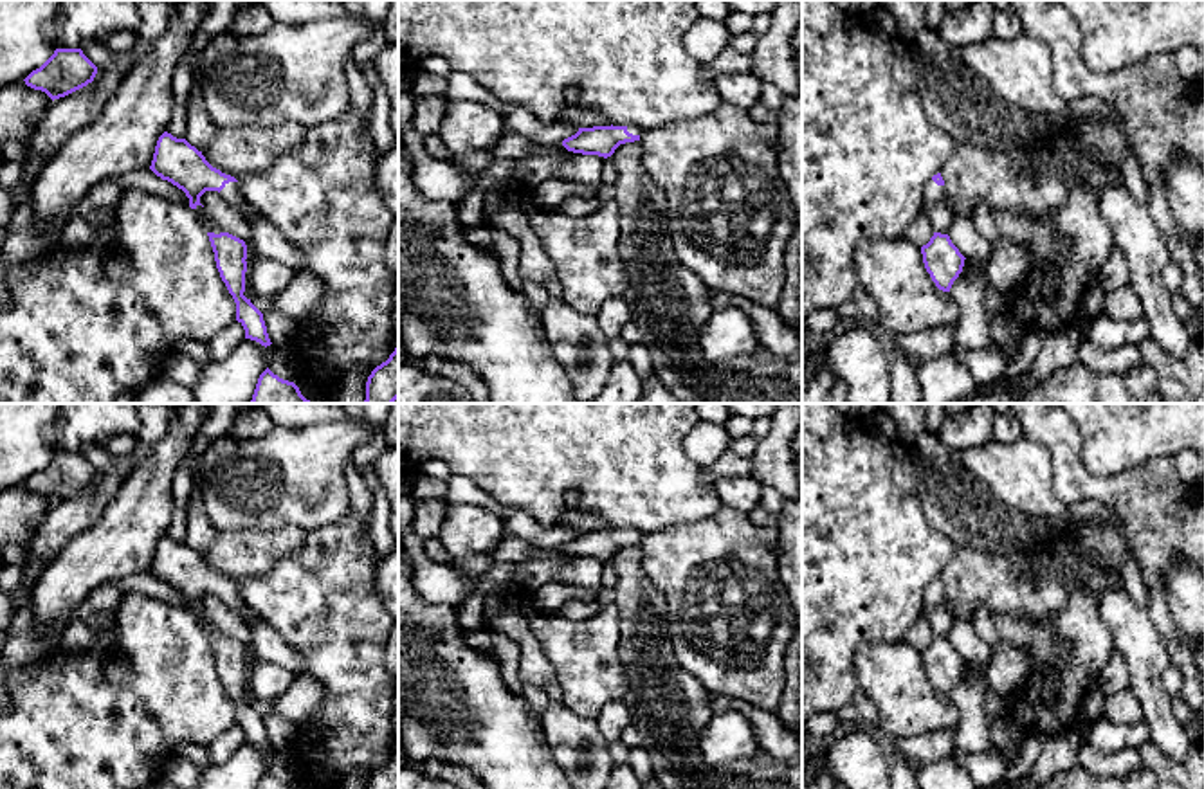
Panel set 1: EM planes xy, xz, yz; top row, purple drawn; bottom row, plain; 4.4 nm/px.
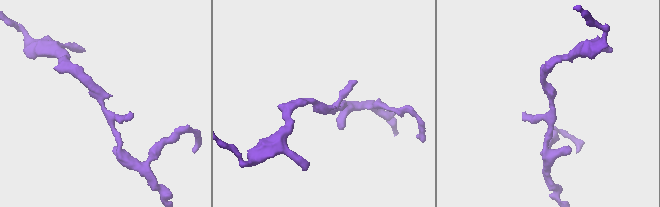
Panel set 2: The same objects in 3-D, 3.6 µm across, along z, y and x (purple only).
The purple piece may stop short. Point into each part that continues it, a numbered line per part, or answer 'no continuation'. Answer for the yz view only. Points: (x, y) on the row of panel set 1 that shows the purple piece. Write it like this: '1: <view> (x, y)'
1: yz (932, 191)

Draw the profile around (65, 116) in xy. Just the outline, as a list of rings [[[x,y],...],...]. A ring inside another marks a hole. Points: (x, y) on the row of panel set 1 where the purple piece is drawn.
[[[137,47],[119,52],[112,67],[97,68],[92,83],[65,97],[54,99],[47,106],[36,132],[25,142],[29,157],[22,164],[23,173],[40,175],[65,141],[99,115],[103,104],[117,90],[137,58]]]

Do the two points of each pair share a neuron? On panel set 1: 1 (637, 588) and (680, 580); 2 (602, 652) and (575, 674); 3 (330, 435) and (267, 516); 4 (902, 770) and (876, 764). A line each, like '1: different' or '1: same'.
1: different
2: same
3: same
4: different

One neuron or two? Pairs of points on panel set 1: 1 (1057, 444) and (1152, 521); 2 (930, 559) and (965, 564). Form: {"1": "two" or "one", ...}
{"1": "one", "2": "two"}

